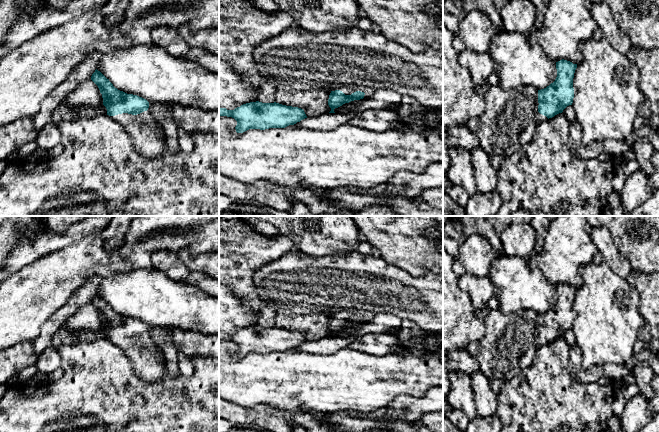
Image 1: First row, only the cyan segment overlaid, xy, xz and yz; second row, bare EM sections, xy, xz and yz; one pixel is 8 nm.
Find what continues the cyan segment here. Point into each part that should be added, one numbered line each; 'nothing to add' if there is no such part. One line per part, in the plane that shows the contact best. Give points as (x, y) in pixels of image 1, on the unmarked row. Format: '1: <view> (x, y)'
1: xy (147, 360)

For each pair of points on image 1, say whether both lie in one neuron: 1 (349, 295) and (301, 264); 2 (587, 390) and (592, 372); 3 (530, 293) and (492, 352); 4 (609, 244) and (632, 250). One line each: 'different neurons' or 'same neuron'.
1: same neuron
2: different neurons
3: same neuron
4: different neurons

